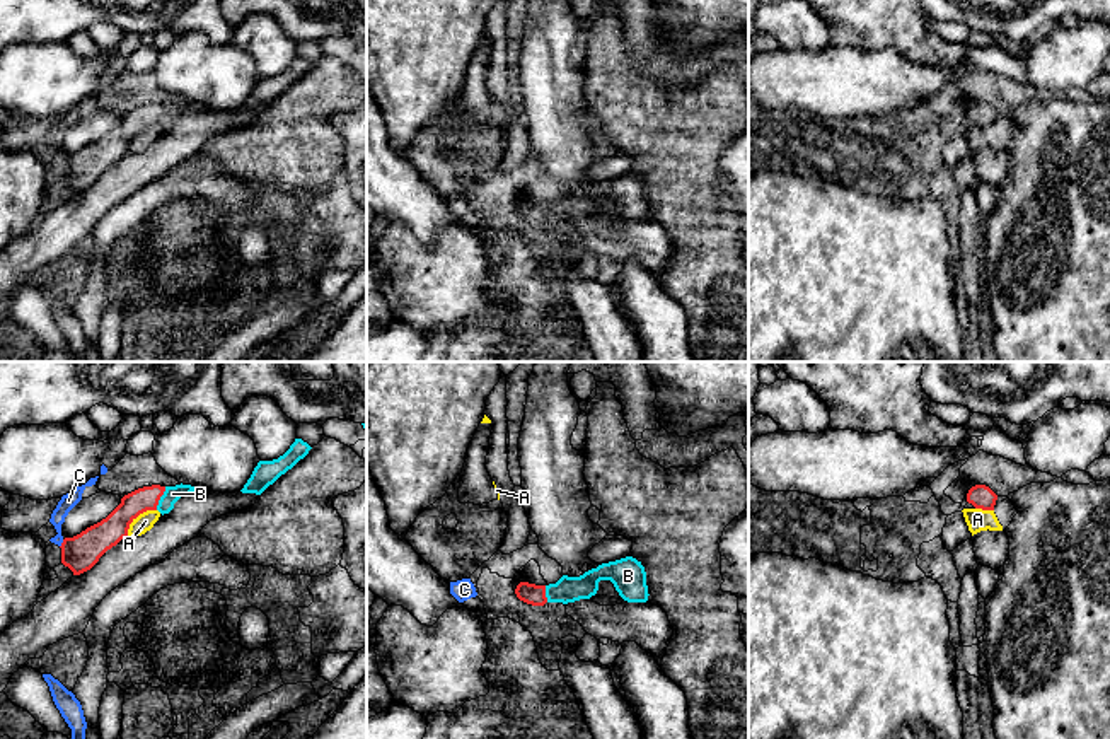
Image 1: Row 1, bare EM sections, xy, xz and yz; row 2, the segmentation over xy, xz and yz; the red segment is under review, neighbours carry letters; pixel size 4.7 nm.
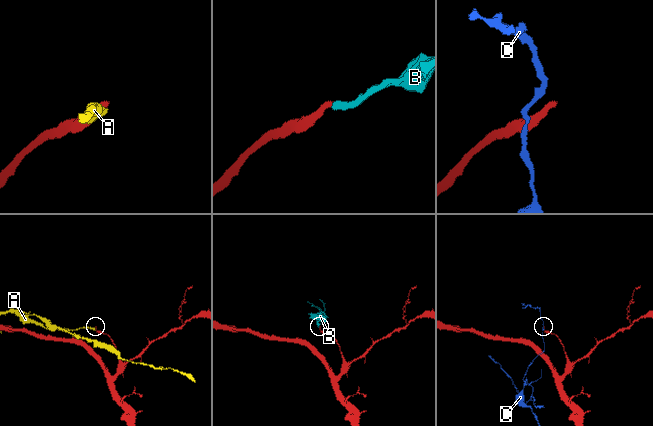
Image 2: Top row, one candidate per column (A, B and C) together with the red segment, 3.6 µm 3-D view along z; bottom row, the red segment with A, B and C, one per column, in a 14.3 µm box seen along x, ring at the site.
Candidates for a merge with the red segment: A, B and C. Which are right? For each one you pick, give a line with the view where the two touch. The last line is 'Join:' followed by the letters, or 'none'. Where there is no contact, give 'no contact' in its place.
B: xy
Join: B

